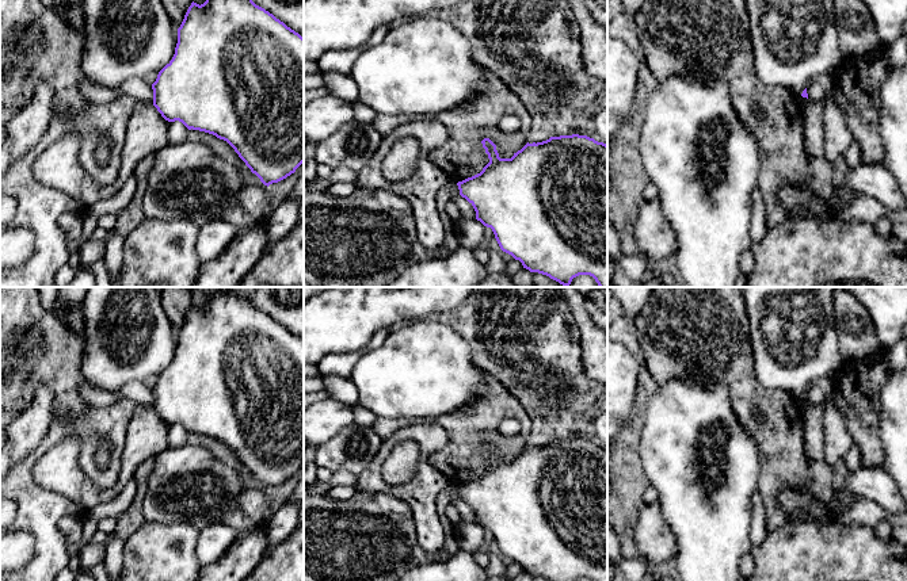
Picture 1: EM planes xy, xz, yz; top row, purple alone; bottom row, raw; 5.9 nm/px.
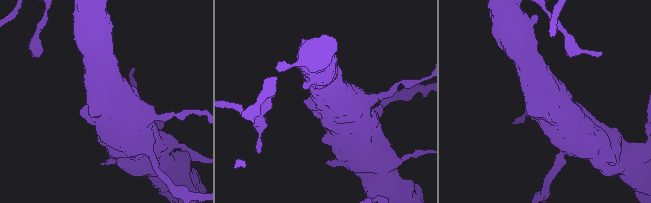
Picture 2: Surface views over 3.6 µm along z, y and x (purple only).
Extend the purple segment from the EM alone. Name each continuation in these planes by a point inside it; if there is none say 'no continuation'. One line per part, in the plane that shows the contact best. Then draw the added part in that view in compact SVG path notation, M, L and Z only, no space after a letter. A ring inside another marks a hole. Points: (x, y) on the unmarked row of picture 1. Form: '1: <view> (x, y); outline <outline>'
no continuation

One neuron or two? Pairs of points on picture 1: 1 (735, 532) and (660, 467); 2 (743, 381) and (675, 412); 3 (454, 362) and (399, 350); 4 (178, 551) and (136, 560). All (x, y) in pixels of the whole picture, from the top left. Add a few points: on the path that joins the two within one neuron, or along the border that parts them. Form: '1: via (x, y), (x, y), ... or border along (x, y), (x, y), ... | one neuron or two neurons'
1: via (716, 516), (679, 480) | one neuron
2: border along (697, 378), (719, 381), (739, 419) | two neurons
3: via (441, 362), (412, 362) | one neuron
4: via (167, 553), (160, 560), (147, 560) | one neuron

